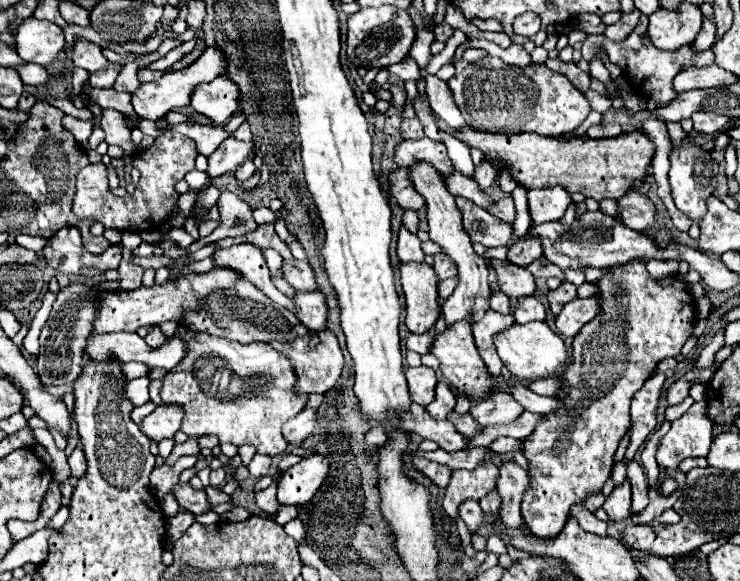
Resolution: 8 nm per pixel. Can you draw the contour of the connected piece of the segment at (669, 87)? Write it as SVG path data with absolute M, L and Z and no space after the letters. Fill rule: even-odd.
M642 15L636 29L624 39L624 41L608 41L608 37L604 35L588 35L584 45L582 45L582 57L586 61L594 59L596 53L606 53L608 55L608 61L618 65L626 79L632 81L630 85L644 97L644 99L654 99L656 105L668 105L672 103L672 99L676 99L676 91L674 91L674 77L676 73L680 73L680 69L686 69L686 67L708 67L714 63L714 57L712 57L712 51L702 51L702 53L694 53L692 51L692 45L684 45L684 49L676 49L676 51L662 51L662 49L656 49L652 45L652 41L646 41L644 35L646 35L646 27L648 27L648 17Z

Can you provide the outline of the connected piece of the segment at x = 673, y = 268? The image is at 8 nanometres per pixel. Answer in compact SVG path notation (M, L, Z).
M652 259L648 265L648 271L652 273L652 275L672 275L672 273L676 273L678 271L678 263L676 261L660 261L660 259Z

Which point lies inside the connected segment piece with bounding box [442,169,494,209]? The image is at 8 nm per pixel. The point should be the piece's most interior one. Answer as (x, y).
(458, 185)

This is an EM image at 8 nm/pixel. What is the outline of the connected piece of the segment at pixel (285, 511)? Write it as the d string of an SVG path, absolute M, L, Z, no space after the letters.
M280 507L280 511L274 515L274 521L278 521L280 525L286 525L296 515L298 515L298 509L296 507Z

